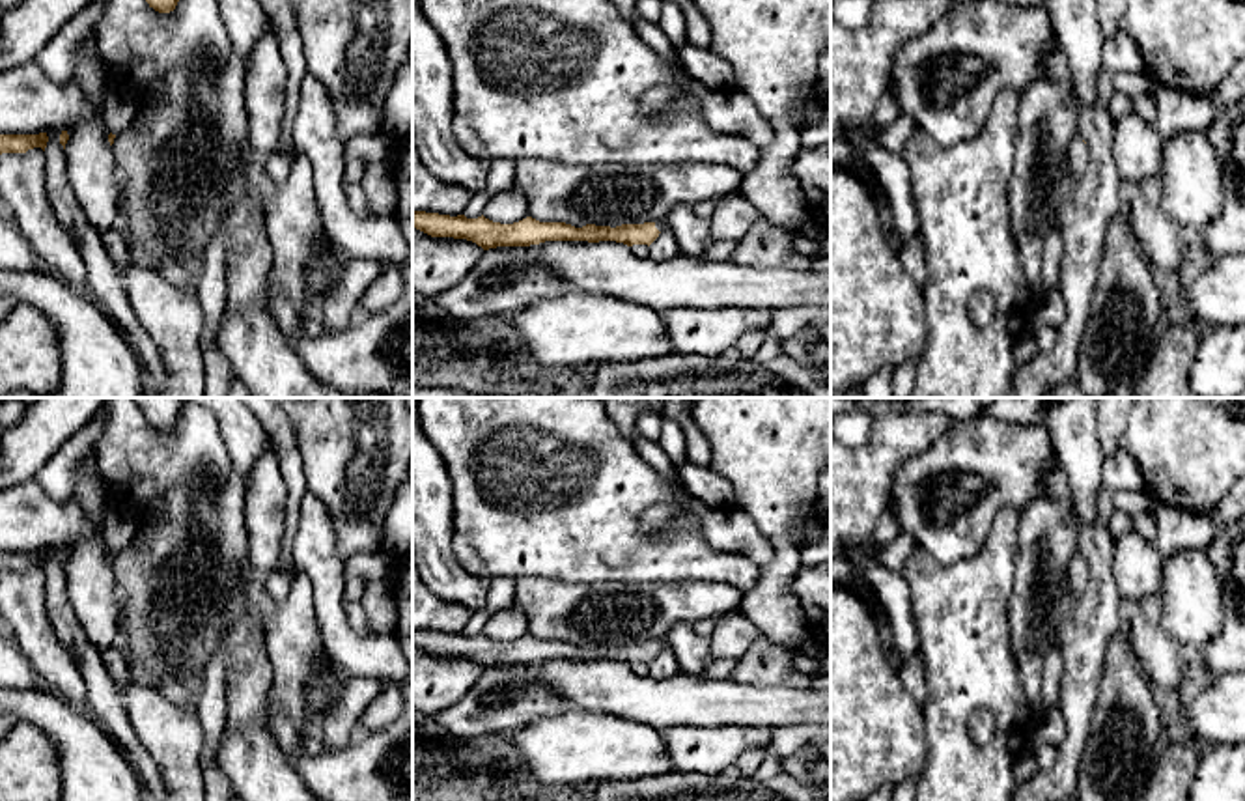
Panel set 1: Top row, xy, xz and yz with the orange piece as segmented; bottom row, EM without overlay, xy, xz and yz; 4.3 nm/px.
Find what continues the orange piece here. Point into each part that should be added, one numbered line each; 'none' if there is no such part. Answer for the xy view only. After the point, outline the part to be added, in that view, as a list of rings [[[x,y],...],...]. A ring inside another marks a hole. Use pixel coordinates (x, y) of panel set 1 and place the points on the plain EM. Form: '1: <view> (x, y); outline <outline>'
none

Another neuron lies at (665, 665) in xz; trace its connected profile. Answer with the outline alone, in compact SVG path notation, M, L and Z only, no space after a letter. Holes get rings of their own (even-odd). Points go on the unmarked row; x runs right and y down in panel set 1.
M663 648L659 655L650 663L650 676L657 680L674 678L679 672L679 665L670 648Z

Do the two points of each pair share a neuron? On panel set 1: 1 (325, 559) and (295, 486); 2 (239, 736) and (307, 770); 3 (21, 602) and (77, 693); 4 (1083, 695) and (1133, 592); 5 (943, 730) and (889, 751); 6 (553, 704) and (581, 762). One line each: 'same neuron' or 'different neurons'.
1: different neurons
2: different neurons
3: same neuron
4: different neurons
5: different neurons
6: different neurons

